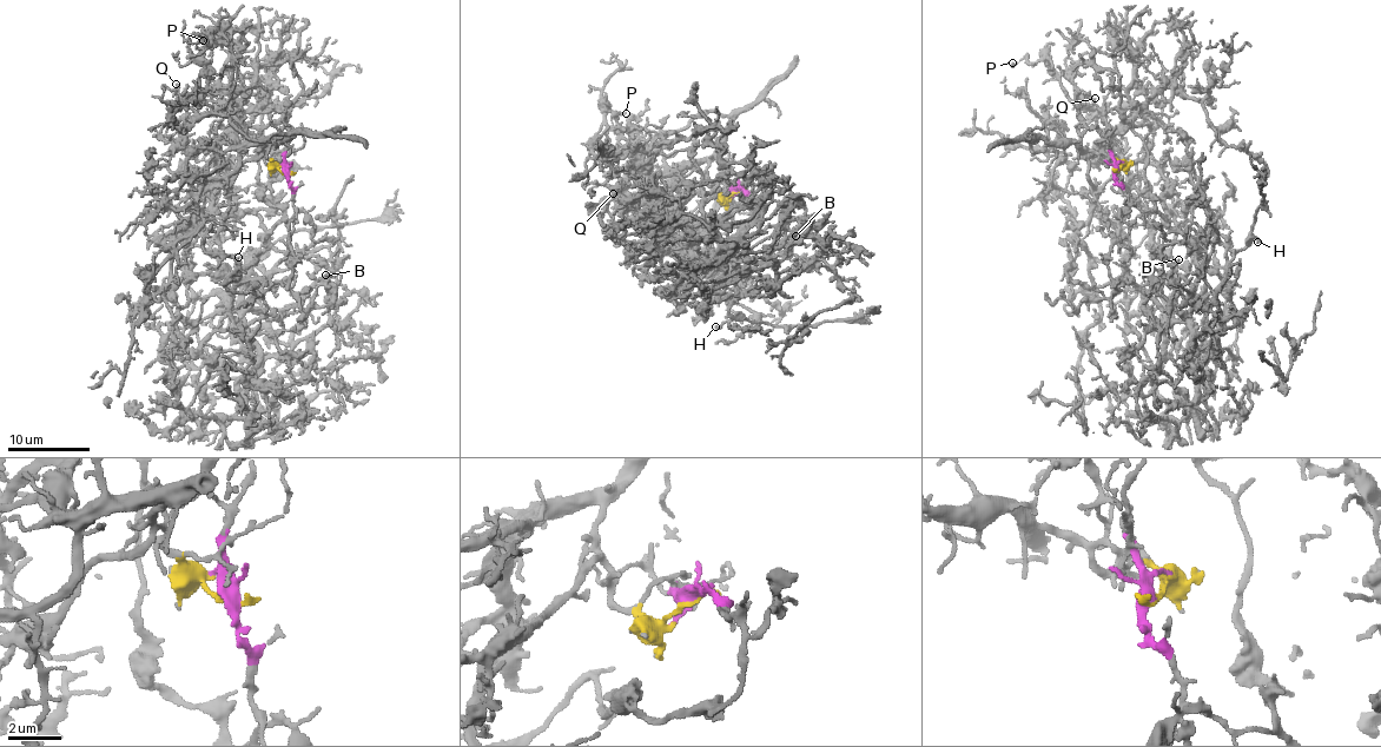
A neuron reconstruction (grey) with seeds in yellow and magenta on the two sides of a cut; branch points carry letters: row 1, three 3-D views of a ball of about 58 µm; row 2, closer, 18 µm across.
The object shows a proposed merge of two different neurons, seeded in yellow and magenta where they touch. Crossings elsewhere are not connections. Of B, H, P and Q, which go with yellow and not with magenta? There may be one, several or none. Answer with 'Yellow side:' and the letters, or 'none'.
Yellow side: P, Q

